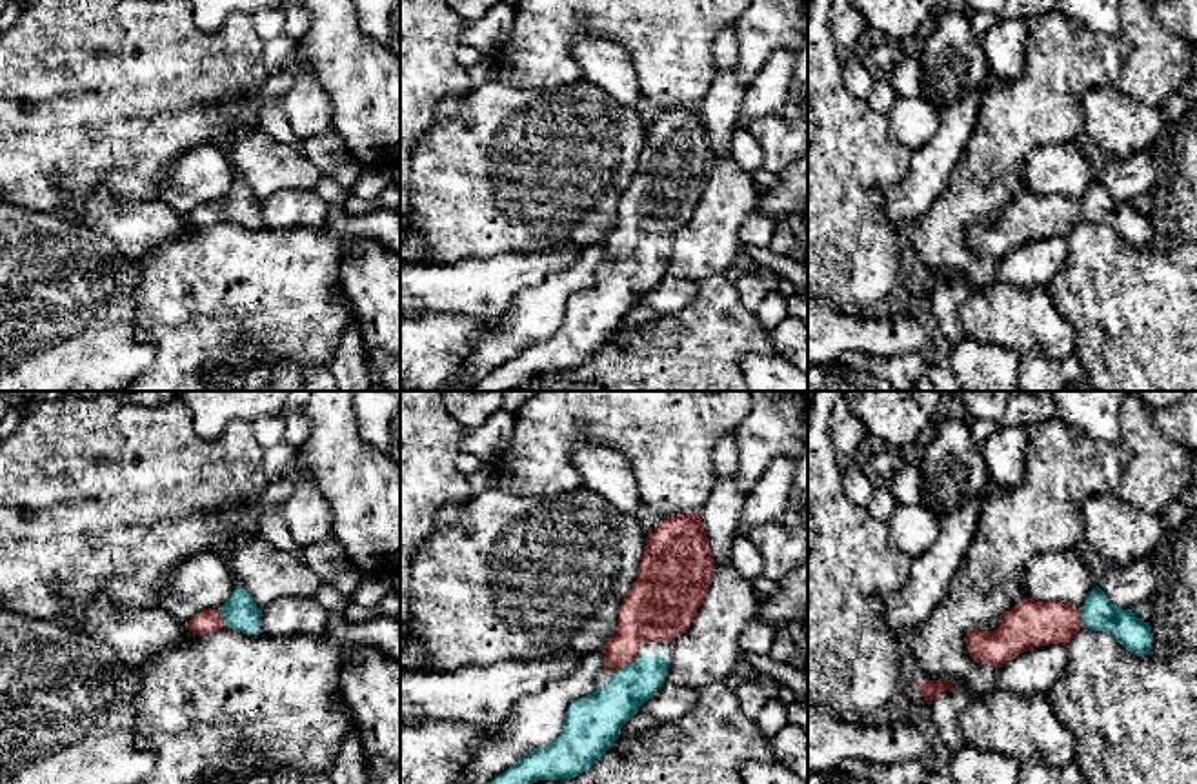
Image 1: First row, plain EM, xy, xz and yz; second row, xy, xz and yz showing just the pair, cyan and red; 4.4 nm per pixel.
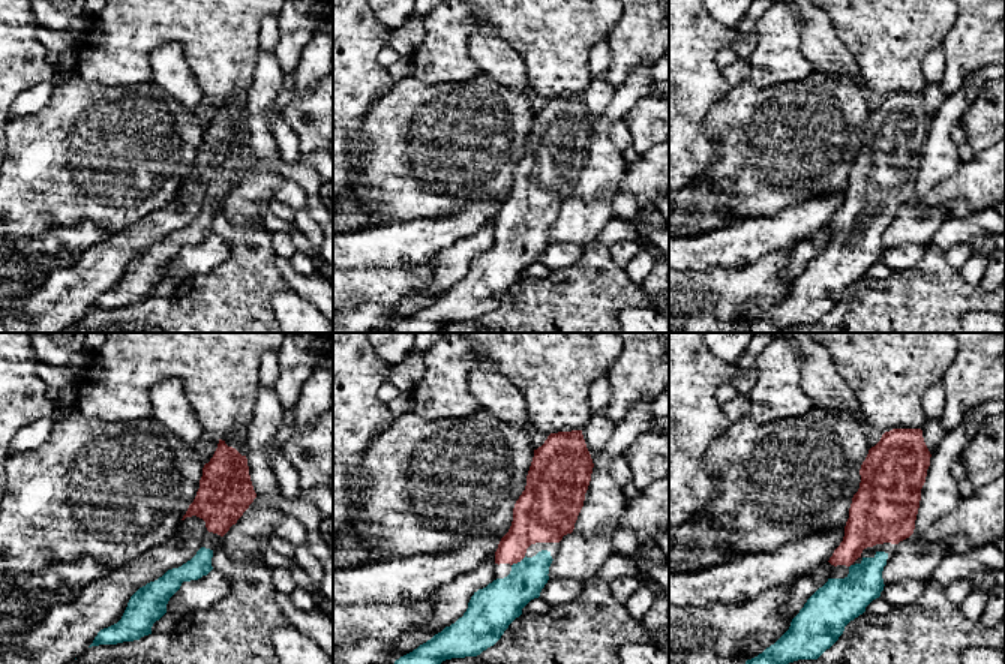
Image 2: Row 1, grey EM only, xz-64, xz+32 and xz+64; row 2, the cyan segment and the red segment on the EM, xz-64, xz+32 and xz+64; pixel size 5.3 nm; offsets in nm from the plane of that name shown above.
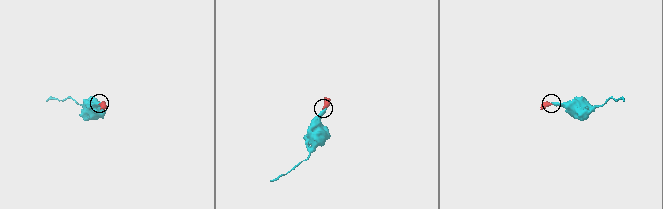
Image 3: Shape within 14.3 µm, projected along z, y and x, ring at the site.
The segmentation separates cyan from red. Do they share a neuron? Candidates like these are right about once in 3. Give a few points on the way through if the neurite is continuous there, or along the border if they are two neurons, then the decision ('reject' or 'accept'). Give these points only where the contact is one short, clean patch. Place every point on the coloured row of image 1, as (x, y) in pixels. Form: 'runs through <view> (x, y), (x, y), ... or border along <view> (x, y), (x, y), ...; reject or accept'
runs through xz (599, 717), (623, 693), (623, 668), (623, 644), (644, 617); accept

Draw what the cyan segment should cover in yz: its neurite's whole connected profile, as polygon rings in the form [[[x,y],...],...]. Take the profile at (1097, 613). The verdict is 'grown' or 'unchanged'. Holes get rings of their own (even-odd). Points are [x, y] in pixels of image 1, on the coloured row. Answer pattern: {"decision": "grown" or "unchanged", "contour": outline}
{"decision": "grown", "contour": [[[1099,586],[1081,608],[1035,602],[1026,597],[1004,615],[997,629],[970,631],[964,644],[973,660],[1002,668],[1028,649],[1050,644],[1066,646],[1081,628],[1110,633],[1137,657],[1148,655],[1153,644],[1150,622],[1142,622],[1132,609],[1113,606]]]}

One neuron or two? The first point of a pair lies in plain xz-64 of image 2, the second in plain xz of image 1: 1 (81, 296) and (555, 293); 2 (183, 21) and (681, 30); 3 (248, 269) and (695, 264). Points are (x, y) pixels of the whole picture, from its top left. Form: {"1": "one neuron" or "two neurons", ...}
{"1": "one neuron", "2": "one neuron", "3": "two neurons"}

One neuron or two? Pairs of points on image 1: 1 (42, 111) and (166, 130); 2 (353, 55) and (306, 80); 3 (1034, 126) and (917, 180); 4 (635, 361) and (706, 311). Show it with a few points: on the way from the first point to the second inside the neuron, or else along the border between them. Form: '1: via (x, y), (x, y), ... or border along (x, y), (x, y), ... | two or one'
1: via (73, 133), (135, 133) | one
2: border along (299, 70), (306, 70), (319, 82), (333, 115) | two
3: border along (974, 122), (963, 157), (934, 199) | two
4: via (653, 361), (688, 330) | one

